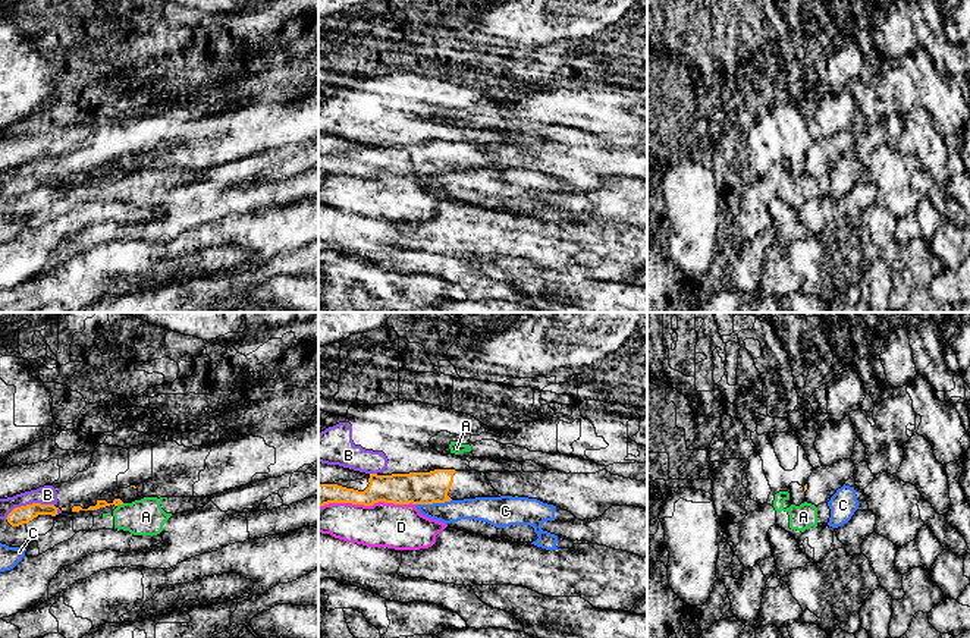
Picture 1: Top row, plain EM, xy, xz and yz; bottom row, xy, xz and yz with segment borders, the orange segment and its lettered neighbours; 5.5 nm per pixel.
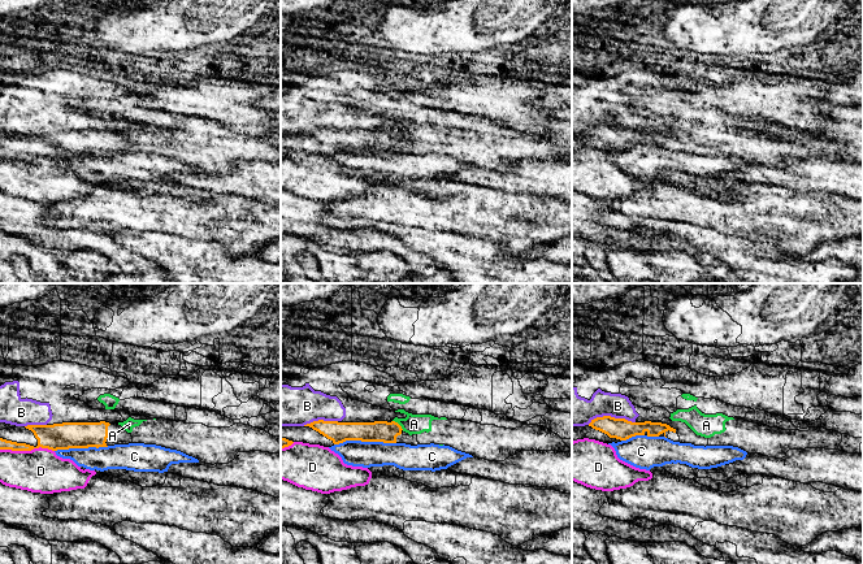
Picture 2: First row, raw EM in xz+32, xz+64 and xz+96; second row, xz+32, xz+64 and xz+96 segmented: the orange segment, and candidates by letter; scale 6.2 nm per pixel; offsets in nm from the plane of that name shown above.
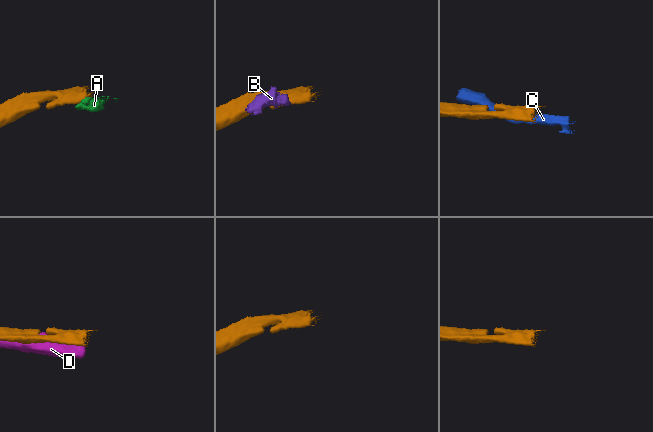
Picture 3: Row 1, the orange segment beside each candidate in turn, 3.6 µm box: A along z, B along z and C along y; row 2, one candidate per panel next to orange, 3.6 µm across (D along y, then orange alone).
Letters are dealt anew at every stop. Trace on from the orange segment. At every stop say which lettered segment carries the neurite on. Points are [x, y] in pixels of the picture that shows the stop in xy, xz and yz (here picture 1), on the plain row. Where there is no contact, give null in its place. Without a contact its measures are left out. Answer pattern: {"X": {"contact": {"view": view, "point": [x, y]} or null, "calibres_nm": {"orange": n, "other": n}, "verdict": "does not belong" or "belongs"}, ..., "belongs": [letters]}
{"A": {"contact": {"view": "xy", "point": [121, 175]}, "calibres_nm": {"orange": 50, "other": 200}, "verdict": "does not belong"}, "B": {"contact": {"view": "xy", "point": [28, 176]}, "calibres_nm": {"orange": 100, "other": 110}, "verdict": "does not belong"}, "C": {"contact": {"view": "xz", "point": [433, 173]}, "calibres_nm": {"orange": 180, "other": 120}, "verdict": "does not belong"}, "D": {"contact": {"view": "xz", "point": [366, 176]}, "calibres_nm": {"orange": 180, "other": 260}, "verdict": "does not belong"}, "belongs": []}

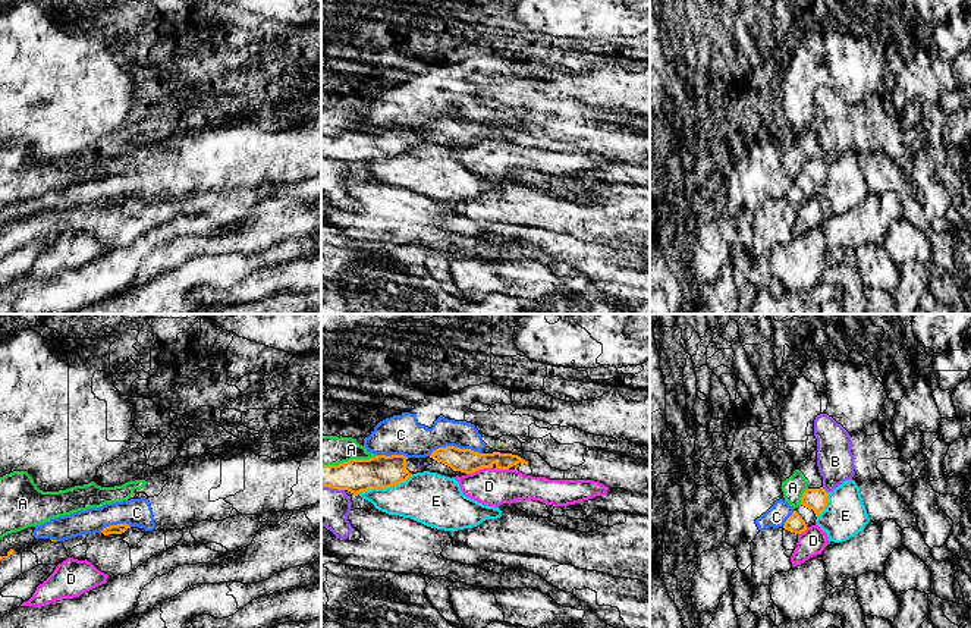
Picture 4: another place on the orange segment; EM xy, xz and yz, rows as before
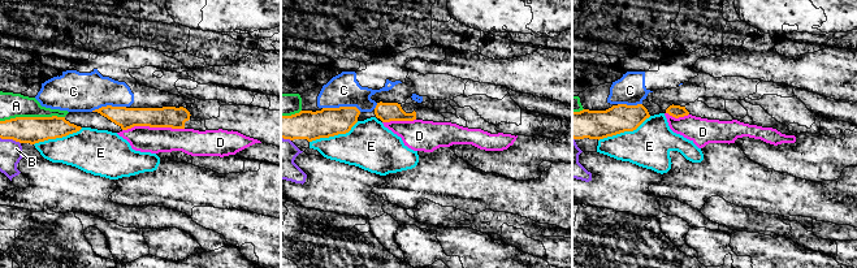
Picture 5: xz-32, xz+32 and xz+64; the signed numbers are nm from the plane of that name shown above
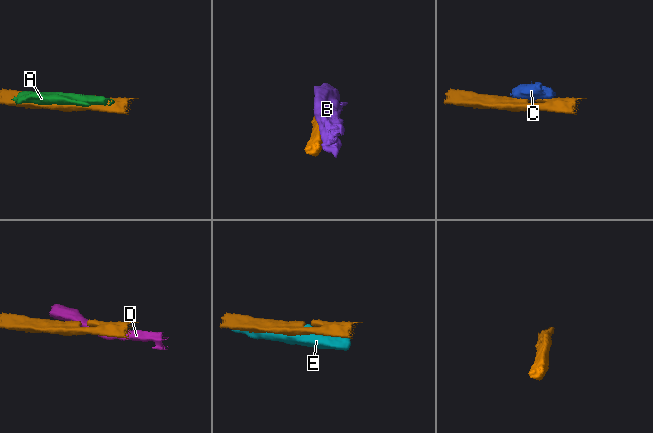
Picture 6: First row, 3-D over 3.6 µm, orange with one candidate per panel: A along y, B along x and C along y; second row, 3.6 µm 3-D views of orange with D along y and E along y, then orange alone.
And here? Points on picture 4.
{"A": {"contact": {"view": "xz", "point": [349, 132]}, "calibres_nm": {"orange": 180, "other": 160}, "verdict": "does not belong"}, "B": {"contact": {"view": "yz", "point": [825, 162]}, "calibres_nm": {"orange": 120, "other": 200}, "verdict": "does not belong"}, "C": {"contact": {"view": "xz", "point": [455, 119]}, "calibres_nm": {"orange": 130, "other": 190}, "verdict": "does not belong"}, "D": {"contact": {"view": "xz", "point": [478, 140]}, "calibres_nm": {"orange": 130, "other": 200}, "verdict": "does not belong"}, "E": {"contact": {"view": "xz", "point": [385, 159]}, "calibres_nm": {"orange": 180, "other": 280}, "verdict": "does not belong"}, "belongs": []}

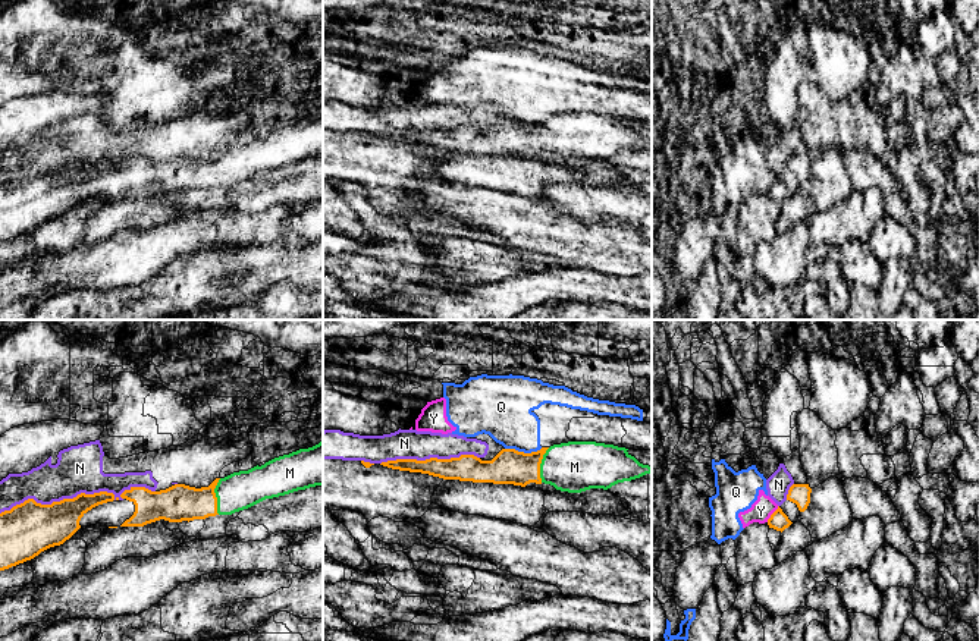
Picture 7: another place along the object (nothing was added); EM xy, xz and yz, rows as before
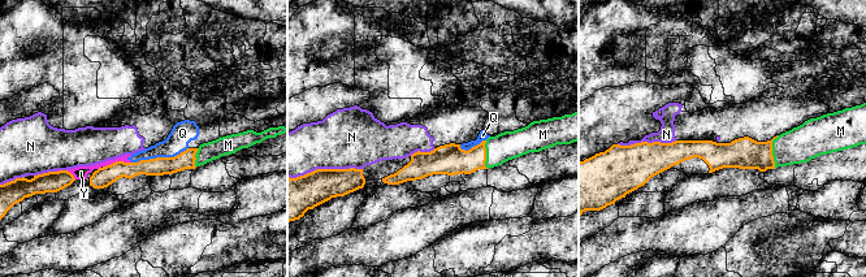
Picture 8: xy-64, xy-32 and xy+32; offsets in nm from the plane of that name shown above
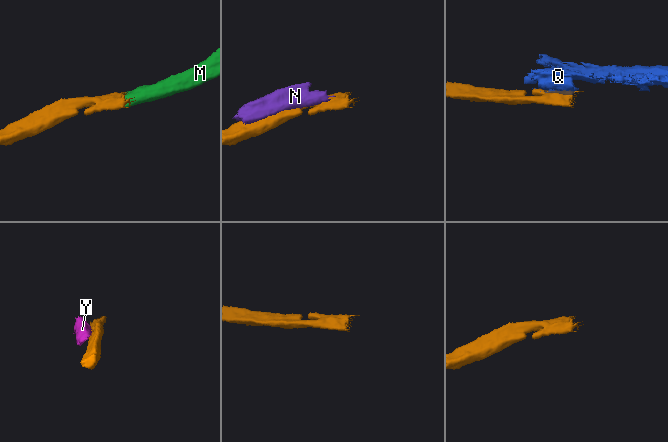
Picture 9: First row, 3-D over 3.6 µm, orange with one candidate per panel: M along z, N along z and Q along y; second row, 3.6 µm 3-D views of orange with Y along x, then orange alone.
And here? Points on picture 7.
{"M": {"contact": {"view": "xy", "point": [215, 167]}, "calibres_nm": {"orange": 200, "other": 200}, "verdict": "belongs"}, "N": {"contact": {"view": "xy", "point": [78, 166]}, "calibres_nm": {"orange": 240, "other": 260}, "verdict": "does not belong"}, "Q": {"contact": {"view": "xz", "point": [523, 123]}, "calibres_nm": {"orange": 190, "other": 300}, "verdict": "does not belong"}, "Y": {"contact": {"view": "yz", "point": [772, 185]}, "calibres_nm": {"orange": 100, "other": 120}, "verdict": "does not belong"}, "belongs": ["M"]}

